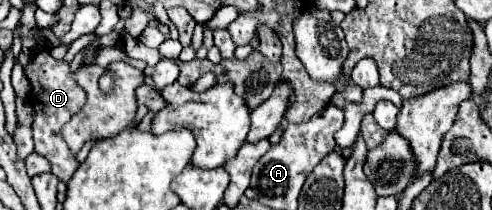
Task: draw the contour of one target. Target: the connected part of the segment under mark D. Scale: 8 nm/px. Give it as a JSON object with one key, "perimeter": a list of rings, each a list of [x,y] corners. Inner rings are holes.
{"perimeter":[[[39,52],[33,56],[33,62],[25,68],[25,76],[29,78],[29,84],[31,84],[29,102],[35,106],[35,116],[33,116],[35,118],[33,122],[35,152],[51,162],[51,172],[61,182],[69,182],[79,164],[61,136],[61,126],[83,106],[85,96],[79,90],[77,82],[73,80],[73,72],[69,64],[63,60],[51,58],[47,52]]]}

